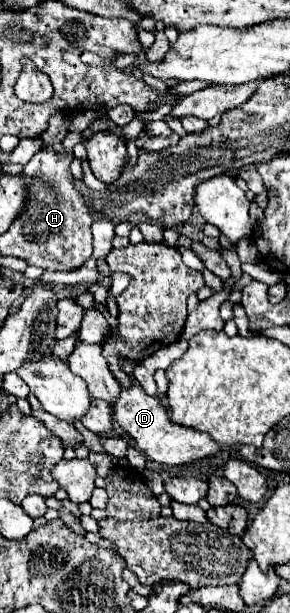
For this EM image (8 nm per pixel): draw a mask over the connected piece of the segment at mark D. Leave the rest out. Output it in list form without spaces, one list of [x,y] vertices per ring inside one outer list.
[[[130,374],[130,380],[132,380],[130,388],[120,388],[118,402],[114,402],[112,406],[112,418],[118,426],[122,426],[134,438],[136,448],[144,452],[148,460],[168,464],[168,466],[178,466],[178,464],[188,464],[192,460],[200,460],[206,456],[214,456],[222,450],[220,444],[216,444],[208,434],[170,422],[168,410],[160,404],[160,400],[148,396],[132,374]]]

